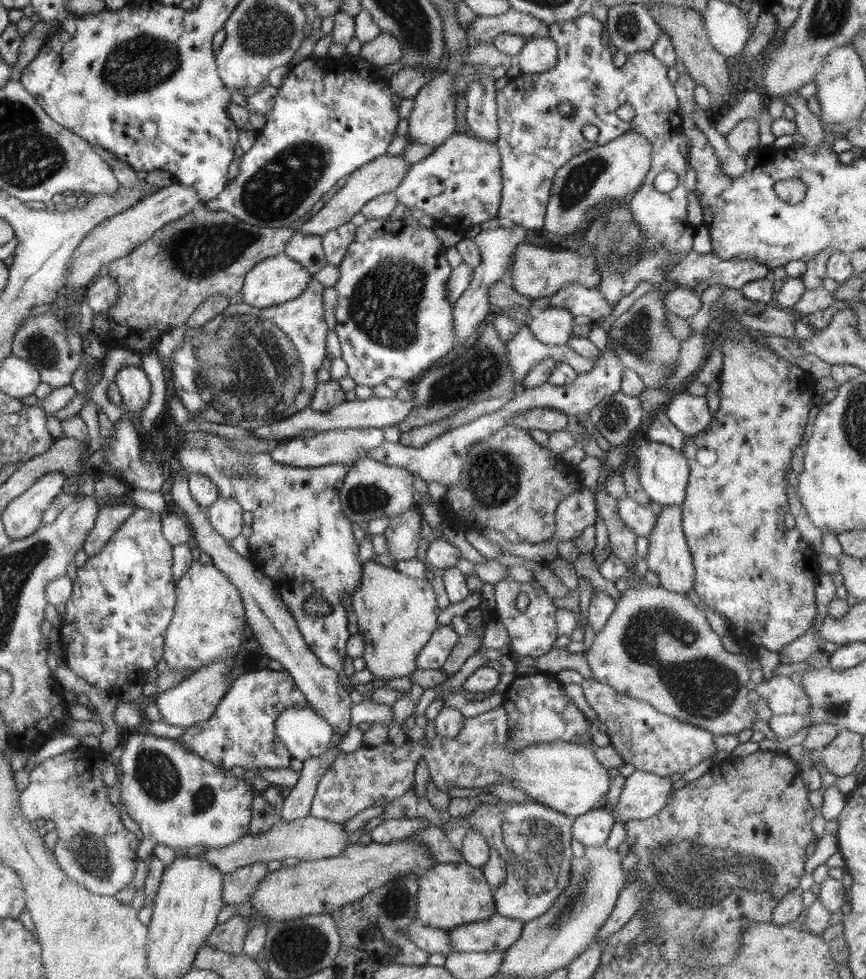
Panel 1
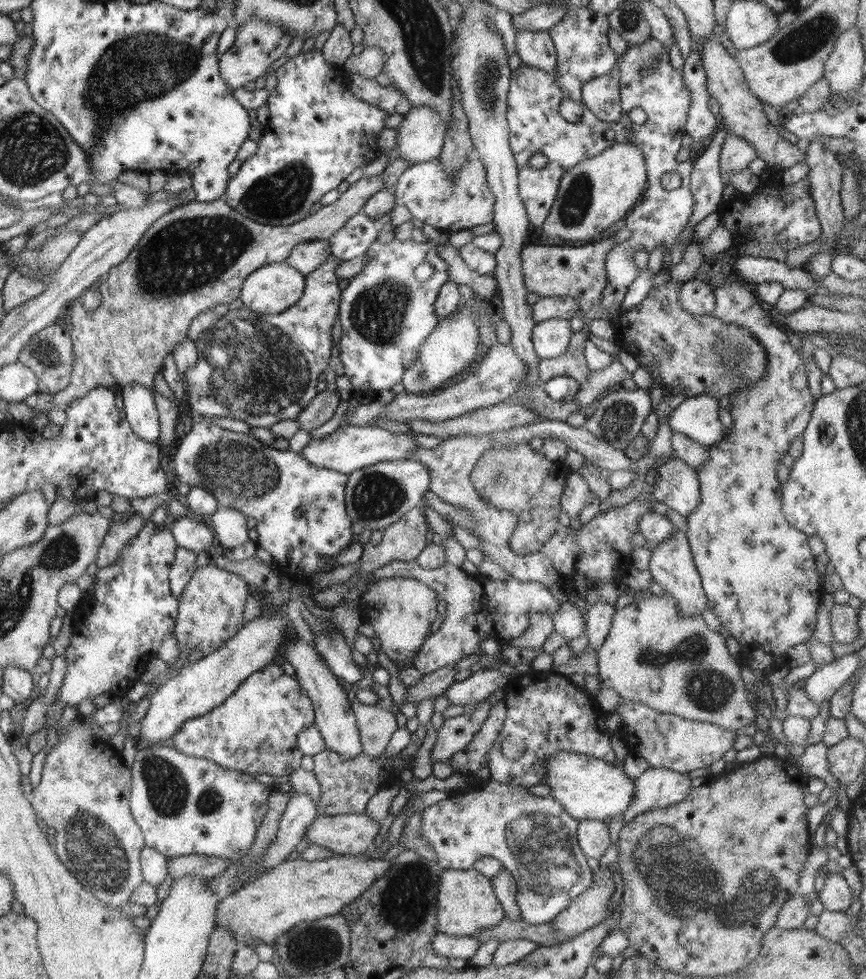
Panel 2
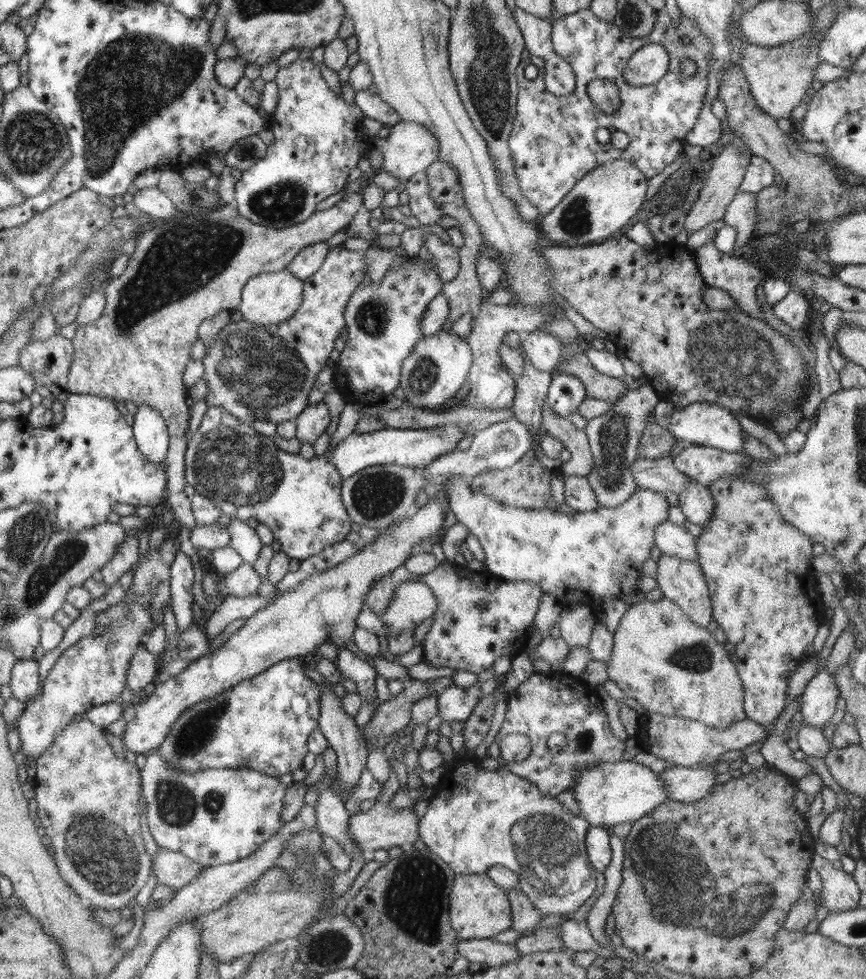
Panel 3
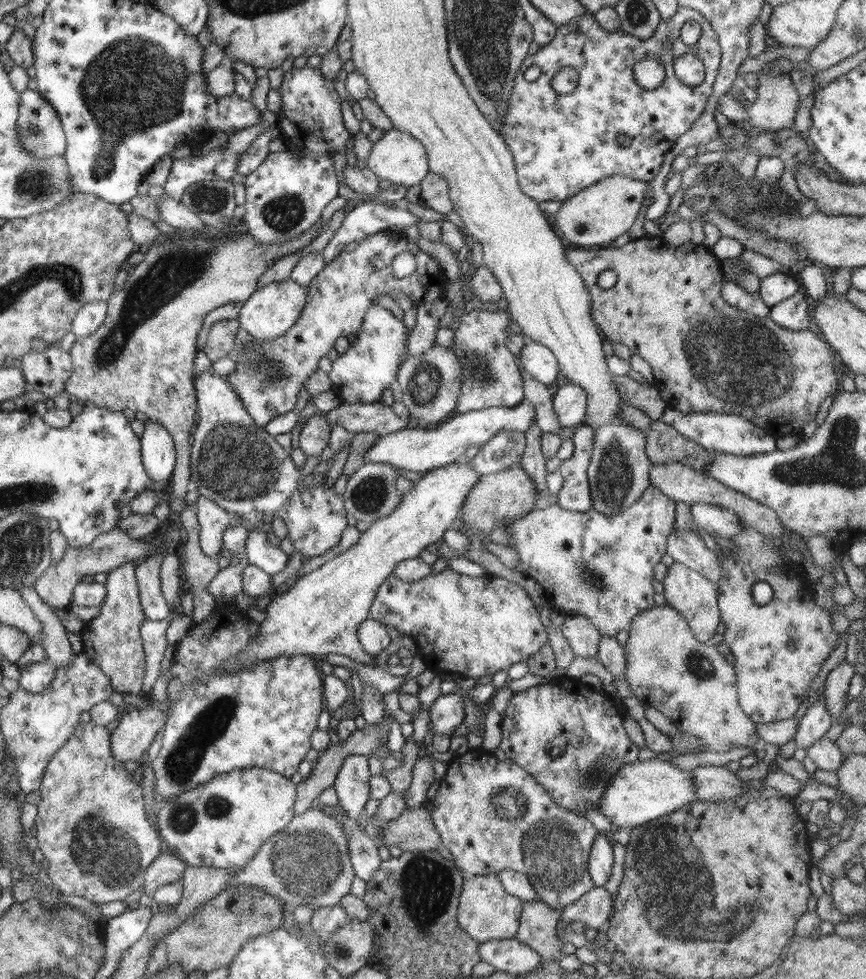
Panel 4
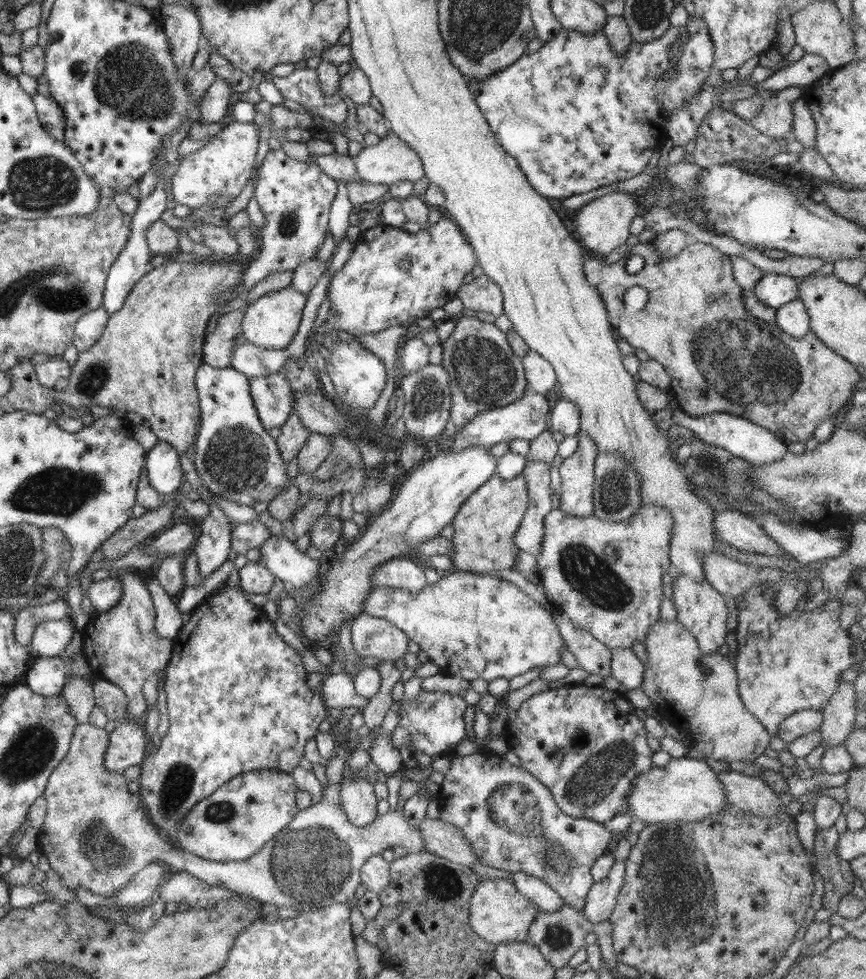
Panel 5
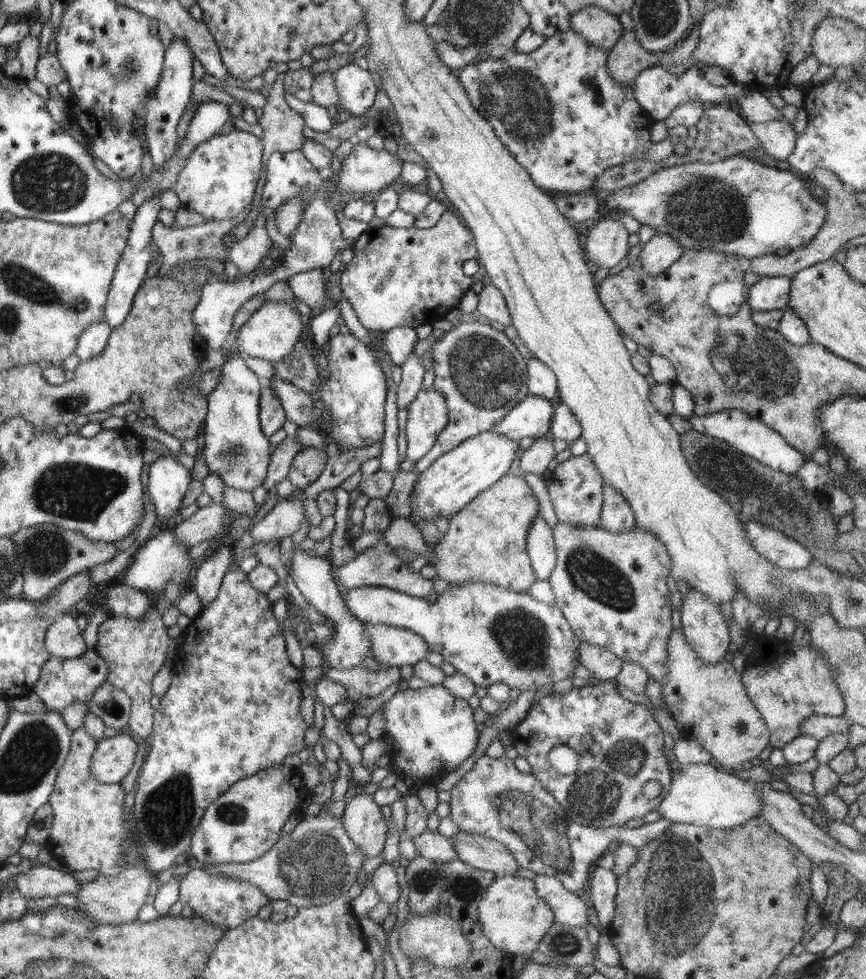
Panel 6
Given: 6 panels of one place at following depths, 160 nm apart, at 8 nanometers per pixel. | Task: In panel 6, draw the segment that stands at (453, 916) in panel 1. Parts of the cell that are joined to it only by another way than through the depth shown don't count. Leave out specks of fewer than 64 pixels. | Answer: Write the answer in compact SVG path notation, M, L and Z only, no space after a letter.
M512 875L496 876L481 898L477 911L483 933L502 951L526 956L538 948L539 940L556 922L554 913L535 891L532 879Z

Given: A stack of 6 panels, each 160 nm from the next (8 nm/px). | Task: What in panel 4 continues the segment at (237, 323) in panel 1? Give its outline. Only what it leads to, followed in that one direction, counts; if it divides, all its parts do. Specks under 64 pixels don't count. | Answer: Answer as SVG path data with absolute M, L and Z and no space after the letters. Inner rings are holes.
M390 227L367 236L358 242L355 250L340 252L311 280L301 316L284 335L269 341L245 342L253 347L253 352L248 351L239 358L235 369L227 374L228 382L254 422L264 427L274 417L295 409L300 388L319 369L318 360L327 356L340 336L347 337L360 330L365 312L378 304L379 295L402 293L415 304L442 299L449 283L443 271L434 257ZM406 250L416 258L416 272L396 278L392 261Z

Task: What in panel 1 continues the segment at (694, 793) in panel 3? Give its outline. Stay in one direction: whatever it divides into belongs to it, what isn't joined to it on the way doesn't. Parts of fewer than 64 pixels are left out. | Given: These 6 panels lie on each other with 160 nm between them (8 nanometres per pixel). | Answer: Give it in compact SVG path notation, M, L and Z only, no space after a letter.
M636 770L626 777L620 798L612 809L624 823L650 818L664 808L672 784L670 777Z

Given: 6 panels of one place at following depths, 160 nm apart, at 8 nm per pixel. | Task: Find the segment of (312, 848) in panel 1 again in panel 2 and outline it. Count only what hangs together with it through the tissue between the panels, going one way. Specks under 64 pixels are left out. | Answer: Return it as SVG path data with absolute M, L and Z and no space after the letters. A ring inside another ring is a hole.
M318 814L306 829L310 845L329 848L338 855L362 855L380 832L380 823L362 814ZM184 855L172 857L167 869L173 880L181 876L194 875L202 880L220 876L230 865L230 859L217 856Z

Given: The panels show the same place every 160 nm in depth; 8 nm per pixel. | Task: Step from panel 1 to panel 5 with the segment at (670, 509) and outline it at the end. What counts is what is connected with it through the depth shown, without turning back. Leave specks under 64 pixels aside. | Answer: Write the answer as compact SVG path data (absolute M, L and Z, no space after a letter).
M684 573L673 580L672 600L677 610L676 621L692 634L702 652L714 654L725 643L729 611L723 597L710 583L692 580Z

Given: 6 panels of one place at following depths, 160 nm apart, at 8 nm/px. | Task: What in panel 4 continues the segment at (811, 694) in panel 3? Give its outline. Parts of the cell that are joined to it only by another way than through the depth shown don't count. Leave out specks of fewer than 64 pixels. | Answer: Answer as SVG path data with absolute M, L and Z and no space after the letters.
M824 697L810 706L798 721L795 734L797 748L806 750L814 741L820 740L830 730L832 715L826 708Z

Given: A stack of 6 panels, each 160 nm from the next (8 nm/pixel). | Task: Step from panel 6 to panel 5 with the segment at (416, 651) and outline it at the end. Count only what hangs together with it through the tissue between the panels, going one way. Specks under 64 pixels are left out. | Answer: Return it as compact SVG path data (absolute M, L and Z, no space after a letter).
M360 613L352 620L351 643L353 649L361 657L372 656L382 661L394 662L408 653L408 644L410 640L403 631L400 631L394 624L369 614Z

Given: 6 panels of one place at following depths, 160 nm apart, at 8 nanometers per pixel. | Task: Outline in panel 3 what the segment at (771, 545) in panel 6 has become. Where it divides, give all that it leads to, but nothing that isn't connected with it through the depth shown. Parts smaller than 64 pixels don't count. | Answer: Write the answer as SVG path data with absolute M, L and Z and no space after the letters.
M692 479L688 488L679 495L678 500L680 510L688 521L700 527L710 524L716 503L714 503L708 487Z

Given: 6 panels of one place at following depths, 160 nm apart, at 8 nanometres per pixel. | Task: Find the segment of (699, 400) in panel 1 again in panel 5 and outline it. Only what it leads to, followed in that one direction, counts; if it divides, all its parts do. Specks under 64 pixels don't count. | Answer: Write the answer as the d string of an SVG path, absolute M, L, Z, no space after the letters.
M671 409L674 424L680 425L693 432L700 440L709 444L725 448L730 454L740 457L754 465L770 464L780 460L788 451L787 444L774 436L767 428L754 424L751 420L736 416L732 413L714 412L699 417L690 416L682 409Z

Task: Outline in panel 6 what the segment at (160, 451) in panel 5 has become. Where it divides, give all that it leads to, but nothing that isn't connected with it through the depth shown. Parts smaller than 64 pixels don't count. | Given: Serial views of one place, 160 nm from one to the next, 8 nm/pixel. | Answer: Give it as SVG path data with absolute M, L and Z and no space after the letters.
M174 456L159 457L149 468L148 492L156 506L157 517L167 521L181 512L182 500L192 477Z

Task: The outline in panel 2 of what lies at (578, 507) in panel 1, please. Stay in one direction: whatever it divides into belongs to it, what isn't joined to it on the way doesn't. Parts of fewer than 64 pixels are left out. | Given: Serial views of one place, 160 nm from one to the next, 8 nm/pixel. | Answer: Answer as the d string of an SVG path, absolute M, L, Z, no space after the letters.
M572 471L563 490L561 510L566 512L570 519L580 520L584 525L601 512L600 505L601 501L592 493L583 476Z

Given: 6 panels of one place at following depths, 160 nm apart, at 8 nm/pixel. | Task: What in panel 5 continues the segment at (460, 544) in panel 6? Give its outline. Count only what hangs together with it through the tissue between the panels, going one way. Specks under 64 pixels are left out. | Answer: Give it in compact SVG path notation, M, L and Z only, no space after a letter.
M494 474L476 489L454 516L451 571L498 577L497 571L516 570L520 549L514 544L514 534L527 512L528 502L527 483L522 474L510 480Z

